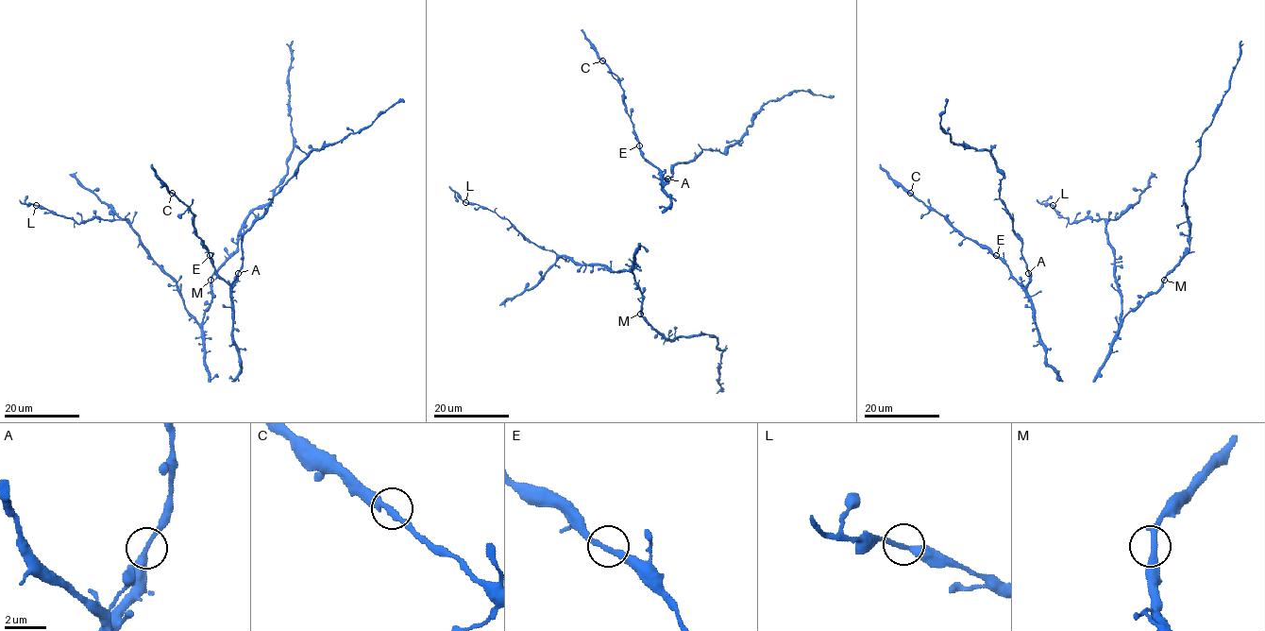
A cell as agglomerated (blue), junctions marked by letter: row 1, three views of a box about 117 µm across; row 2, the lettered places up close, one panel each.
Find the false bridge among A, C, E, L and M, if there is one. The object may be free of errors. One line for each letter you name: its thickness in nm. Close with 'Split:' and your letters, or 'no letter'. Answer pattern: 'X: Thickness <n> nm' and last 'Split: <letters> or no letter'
Split: no letter

